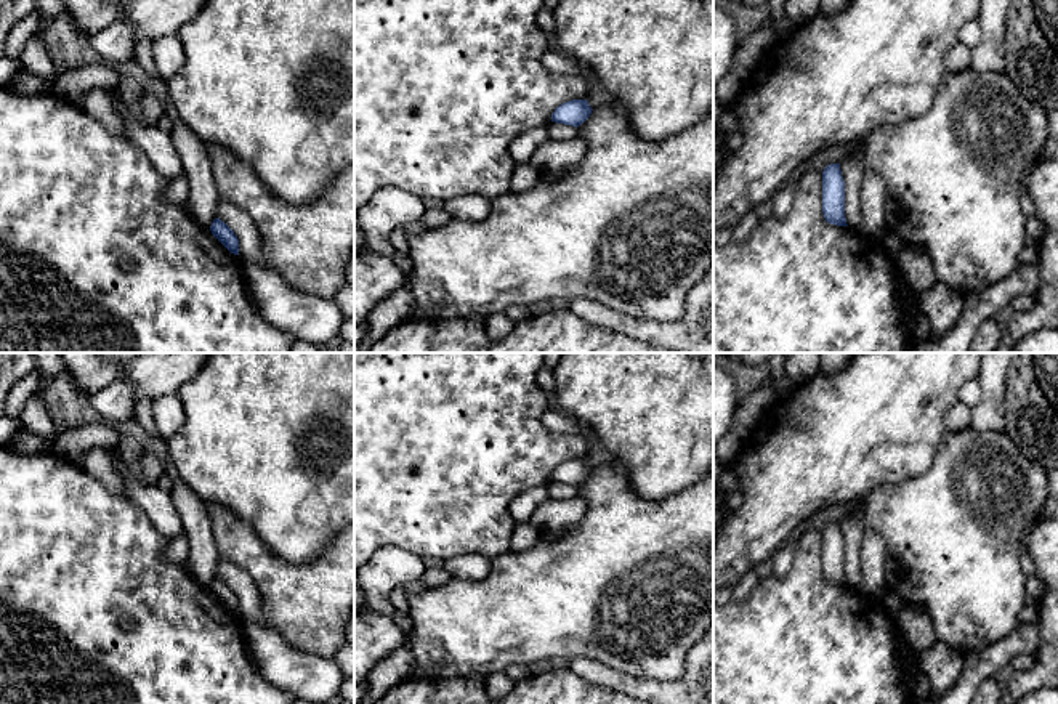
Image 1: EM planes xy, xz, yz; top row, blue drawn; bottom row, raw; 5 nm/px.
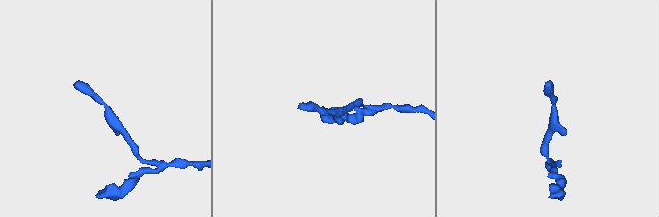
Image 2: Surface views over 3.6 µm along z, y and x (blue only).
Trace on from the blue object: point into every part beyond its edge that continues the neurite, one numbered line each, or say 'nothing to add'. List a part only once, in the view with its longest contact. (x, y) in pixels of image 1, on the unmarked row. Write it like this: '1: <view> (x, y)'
nothing to add

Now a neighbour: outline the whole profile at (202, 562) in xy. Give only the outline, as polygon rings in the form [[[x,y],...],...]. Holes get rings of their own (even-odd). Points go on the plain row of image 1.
[[[176,475],[173,479],[170,496],[181,516],[184,534],[189,537],[186,569],[200,585],[210,589],[220,555],[213,539],[208,504]]]

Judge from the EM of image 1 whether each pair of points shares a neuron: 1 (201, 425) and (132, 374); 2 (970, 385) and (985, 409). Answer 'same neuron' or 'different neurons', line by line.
1: different neurons
2: different neurons

